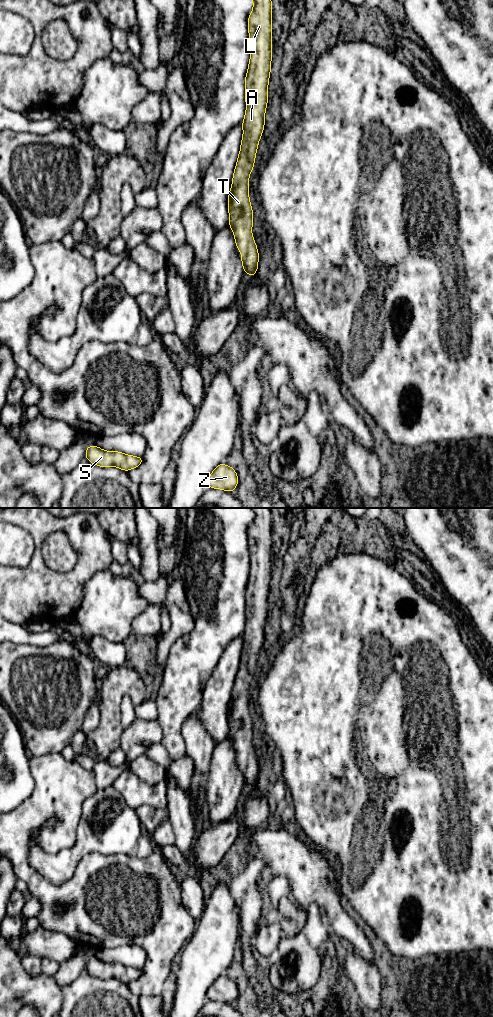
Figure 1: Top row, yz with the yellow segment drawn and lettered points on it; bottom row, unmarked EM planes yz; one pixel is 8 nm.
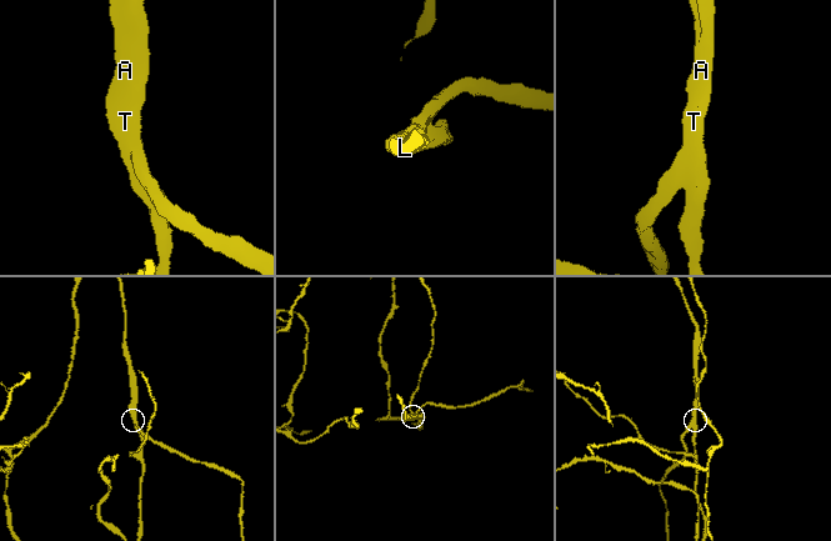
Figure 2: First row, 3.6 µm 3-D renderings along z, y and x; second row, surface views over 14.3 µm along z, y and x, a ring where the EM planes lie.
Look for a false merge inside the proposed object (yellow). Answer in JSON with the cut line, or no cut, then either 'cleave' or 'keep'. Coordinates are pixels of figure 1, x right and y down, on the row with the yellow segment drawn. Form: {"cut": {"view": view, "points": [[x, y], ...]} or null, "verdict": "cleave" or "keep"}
{"cut": null, "verdict": "keep"}

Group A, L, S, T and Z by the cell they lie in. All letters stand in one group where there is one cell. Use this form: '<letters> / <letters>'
A L S T Z

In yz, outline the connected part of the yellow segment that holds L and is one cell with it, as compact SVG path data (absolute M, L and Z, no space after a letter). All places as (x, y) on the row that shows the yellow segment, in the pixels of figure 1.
M252 0L253 9L248 17L248 32L250 42L250 60L248 71L245 76L245 101L246 111L242 122L243 135L241 140L240 152L238 154L235 170L232 178L232 186L228 194L228 212L229 212L229 227L234 233L234 239L238 251L241 252L241 262L244 273L254 276L257 273L259 253L254 237L252 235L253 226L253 210L249 198L249 176L254 168L256 153L260 138L262 136L265 125L265 112L268 103L268 84L271 72L272 60L272 1L271 0Z

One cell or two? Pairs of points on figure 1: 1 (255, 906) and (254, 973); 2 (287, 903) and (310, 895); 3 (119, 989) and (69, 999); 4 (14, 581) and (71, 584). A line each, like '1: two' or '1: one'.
1: one
2: two
3: one
4: one

